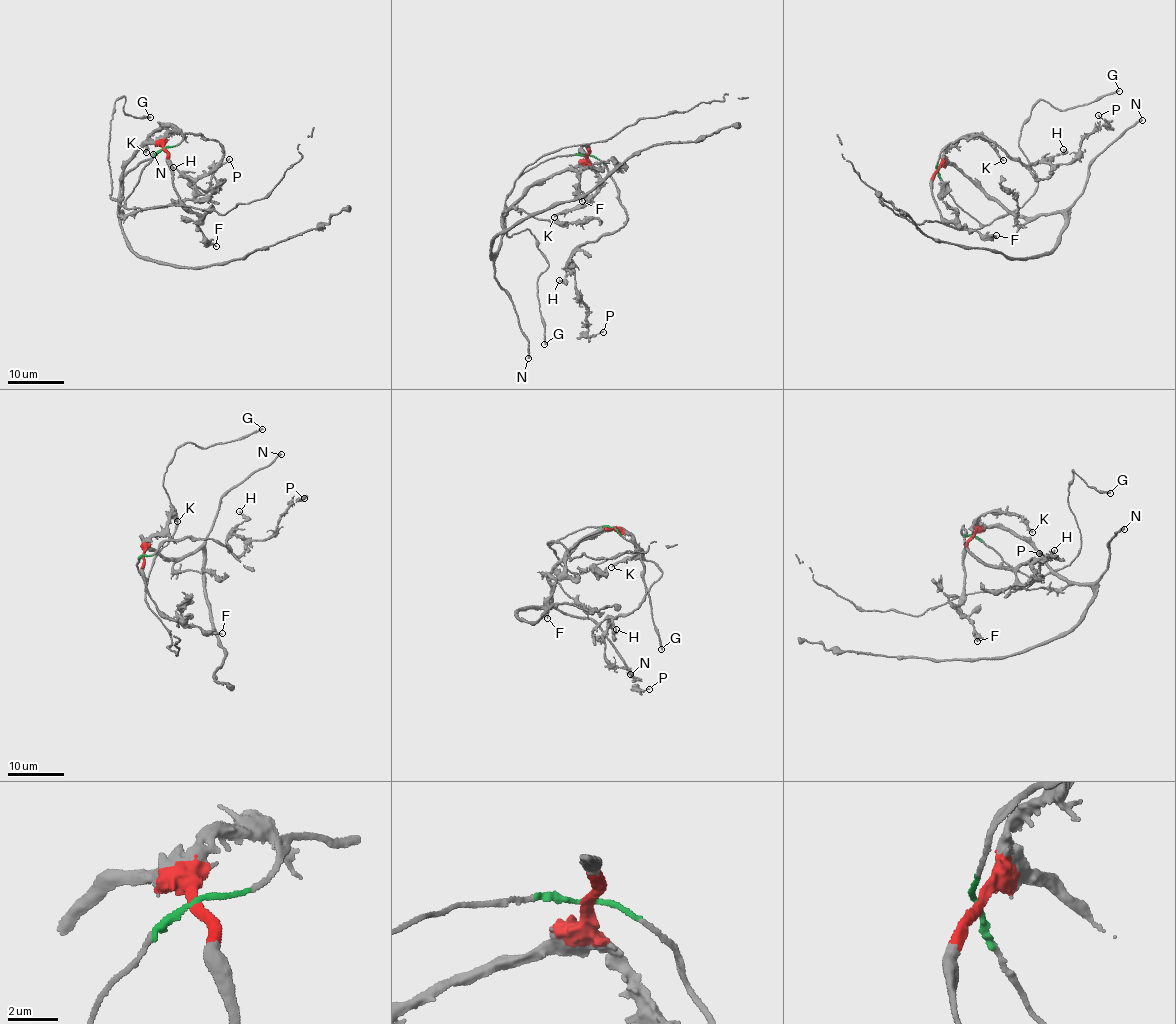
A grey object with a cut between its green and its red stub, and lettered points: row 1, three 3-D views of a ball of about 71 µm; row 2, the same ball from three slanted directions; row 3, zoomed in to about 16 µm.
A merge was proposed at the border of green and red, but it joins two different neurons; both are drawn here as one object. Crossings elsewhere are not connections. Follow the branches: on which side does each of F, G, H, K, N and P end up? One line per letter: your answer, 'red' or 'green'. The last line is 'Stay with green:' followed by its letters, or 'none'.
F: red
G: green
H: green
K: red
N: red
P: green
Stay with green: G, H, P

